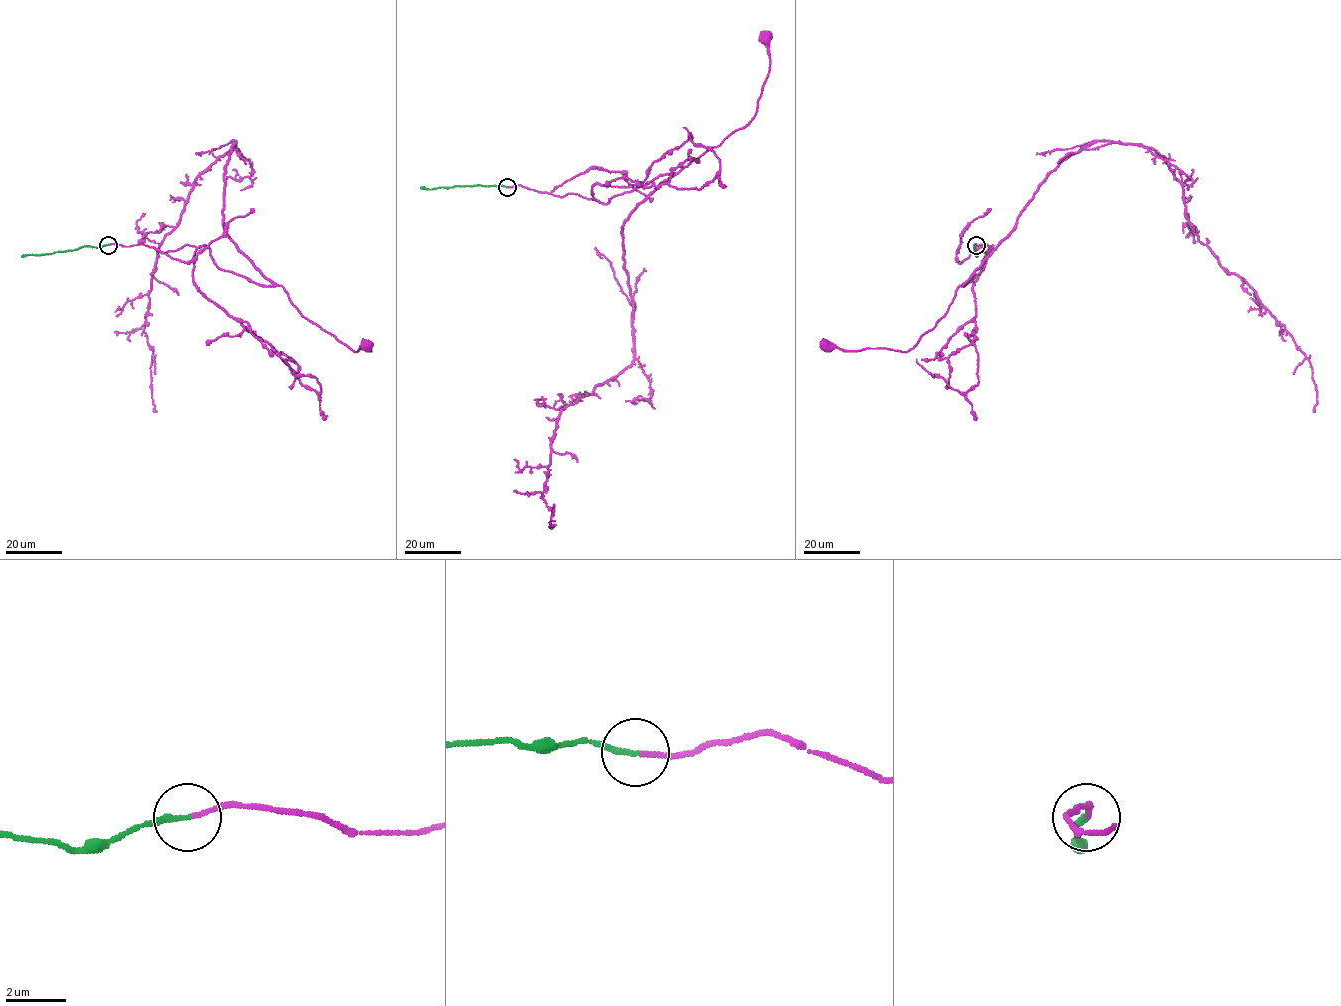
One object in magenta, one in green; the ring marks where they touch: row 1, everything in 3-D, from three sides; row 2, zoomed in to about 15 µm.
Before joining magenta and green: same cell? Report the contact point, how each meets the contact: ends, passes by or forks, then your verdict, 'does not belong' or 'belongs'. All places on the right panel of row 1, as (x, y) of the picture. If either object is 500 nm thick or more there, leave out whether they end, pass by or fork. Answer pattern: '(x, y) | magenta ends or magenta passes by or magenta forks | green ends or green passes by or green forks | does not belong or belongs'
(976, 245) | magenta ends | green ends | belongs

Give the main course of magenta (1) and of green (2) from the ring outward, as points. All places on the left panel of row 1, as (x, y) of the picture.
1: (108, 245), (164, 253), (206, 246), (219, 268), (280, 285), (304, 317), (352, 350), (365, 346)
2: (108, 245), (21, 256)

